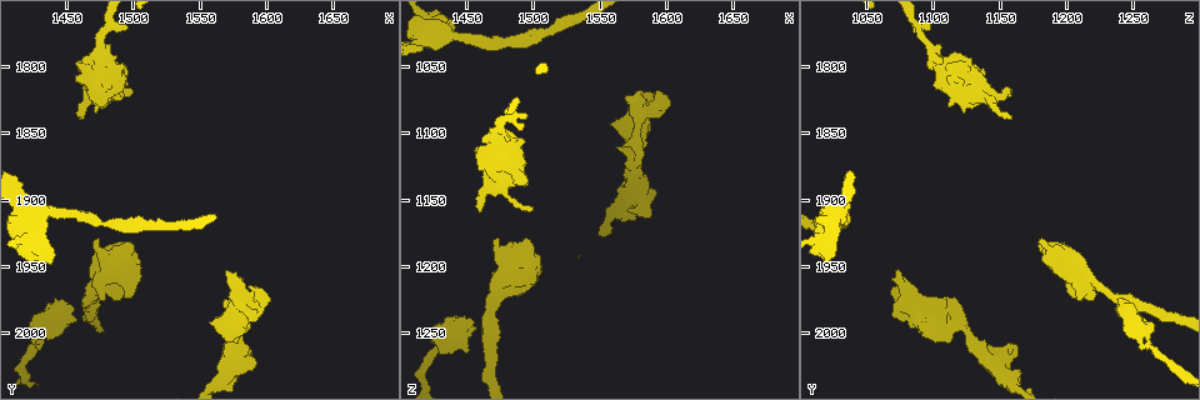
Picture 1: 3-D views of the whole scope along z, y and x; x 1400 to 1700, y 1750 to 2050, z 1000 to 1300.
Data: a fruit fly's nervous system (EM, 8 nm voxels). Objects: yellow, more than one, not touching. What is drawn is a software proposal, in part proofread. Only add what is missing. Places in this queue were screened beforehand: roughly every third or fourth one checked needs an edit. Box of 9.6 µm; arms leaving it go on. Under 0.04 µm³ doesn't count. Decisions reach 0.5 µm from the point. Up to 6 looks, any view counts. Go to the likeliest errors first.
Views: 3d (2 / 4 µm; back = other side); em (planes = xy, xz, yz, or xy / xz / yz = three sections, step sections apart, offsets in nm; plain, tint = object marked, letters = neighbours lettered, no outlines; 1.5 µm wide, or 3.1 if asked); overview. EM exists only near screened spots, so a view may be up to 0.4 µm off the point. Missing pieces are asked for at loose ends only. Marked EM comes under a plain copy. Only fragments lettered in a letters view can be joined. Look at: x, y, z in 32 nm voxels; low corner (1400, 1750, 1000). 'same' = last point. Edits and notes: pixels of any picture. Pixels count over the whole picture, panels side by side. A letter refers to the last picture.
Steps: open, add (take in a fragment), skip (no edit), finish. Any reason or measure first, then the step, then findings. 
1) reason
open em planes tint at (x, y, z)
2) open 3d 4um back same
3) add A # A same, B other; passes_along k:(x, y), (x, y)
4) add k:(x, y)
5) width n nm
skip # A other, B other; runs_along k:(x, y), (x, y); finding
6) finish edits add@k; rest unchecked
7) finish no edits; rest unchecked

an open end
open 3d 4um back at (1498, 1818, 1156)

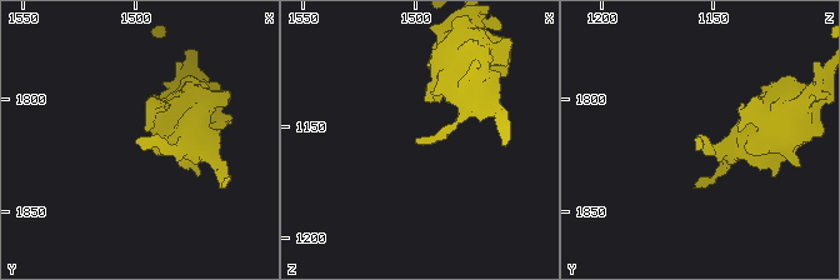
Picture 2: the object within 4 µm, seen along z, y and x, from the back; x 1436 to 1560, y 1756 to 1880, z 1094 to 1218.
open em xz step 8 letters at (1500, 1819, 1156)

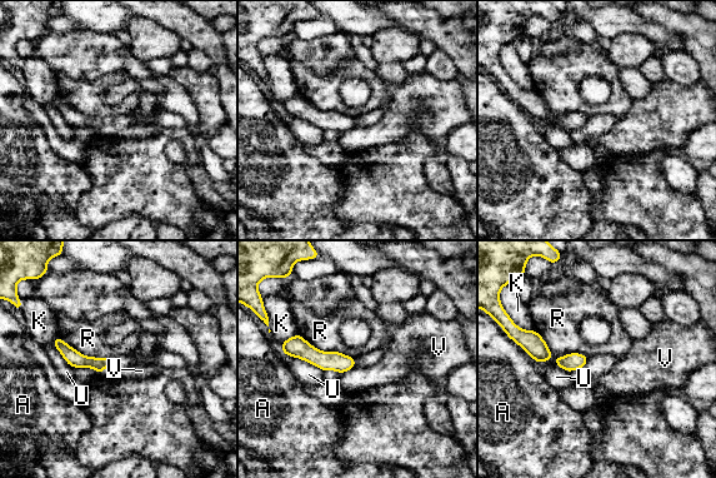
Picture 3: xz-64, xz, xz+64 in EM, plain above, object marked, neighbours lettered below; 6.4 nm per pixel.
skip # A other, K other, R other, U other, V other; runs_along 3:(285, 345), (351, 364); no lettered fragment goes on from it

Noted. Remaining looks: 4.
branch stops here
open 3d 4um at (1488, 1974, 1218)

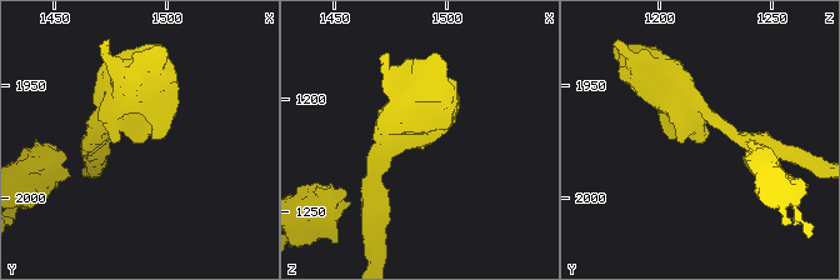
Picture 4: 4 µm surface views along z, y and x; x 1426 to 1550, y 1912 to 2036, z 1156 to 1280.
now the EM
open em planes tint at (1488, 1973, 1219)

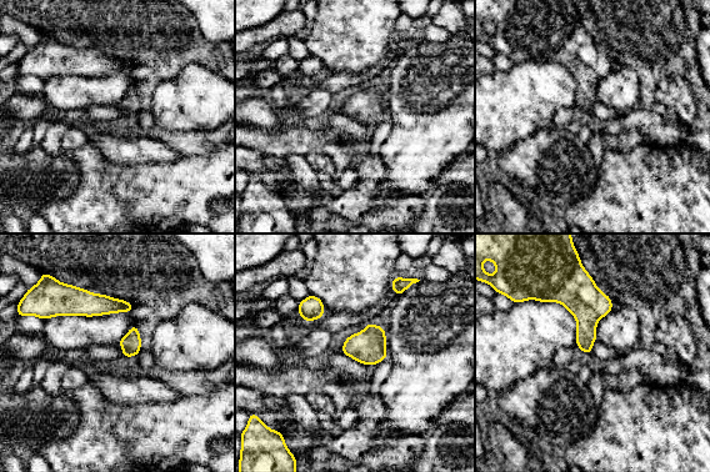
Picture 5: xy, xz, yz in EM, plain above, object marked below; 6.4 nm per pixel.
what lies round it
open em planes letters same

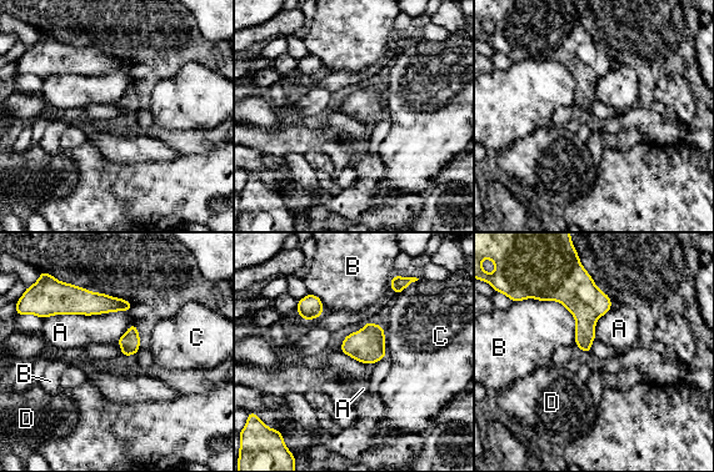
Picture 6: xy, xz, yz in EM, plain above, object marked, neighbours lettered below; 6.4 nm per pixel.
skip # A other, B other, C other, D other; border 6:(129, 310), (48, 317); no lettered fragment goes on from it

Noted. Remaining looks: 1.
open em planes letters at (1494, 1932, 1178)

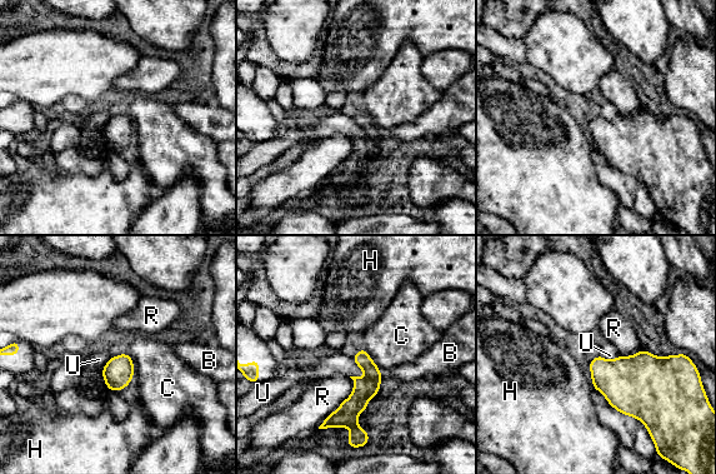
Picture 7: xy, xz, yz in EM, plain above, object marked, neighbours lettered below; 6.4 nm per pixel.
longest_contact R 360 nm
skip # B other, C other, H other, R other, U other; none of them fits

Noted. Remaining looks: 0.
finish no edits; rest unchecked

